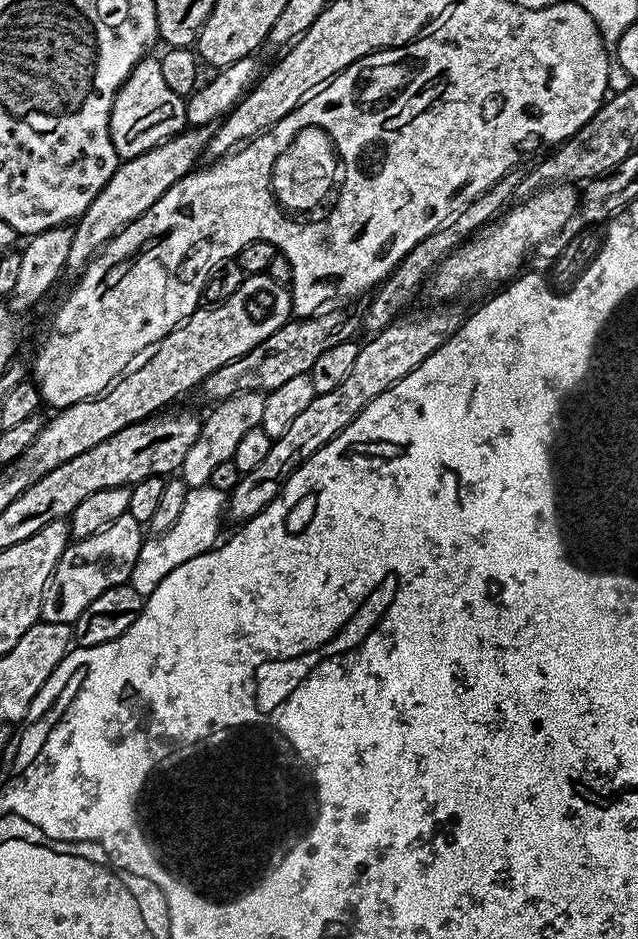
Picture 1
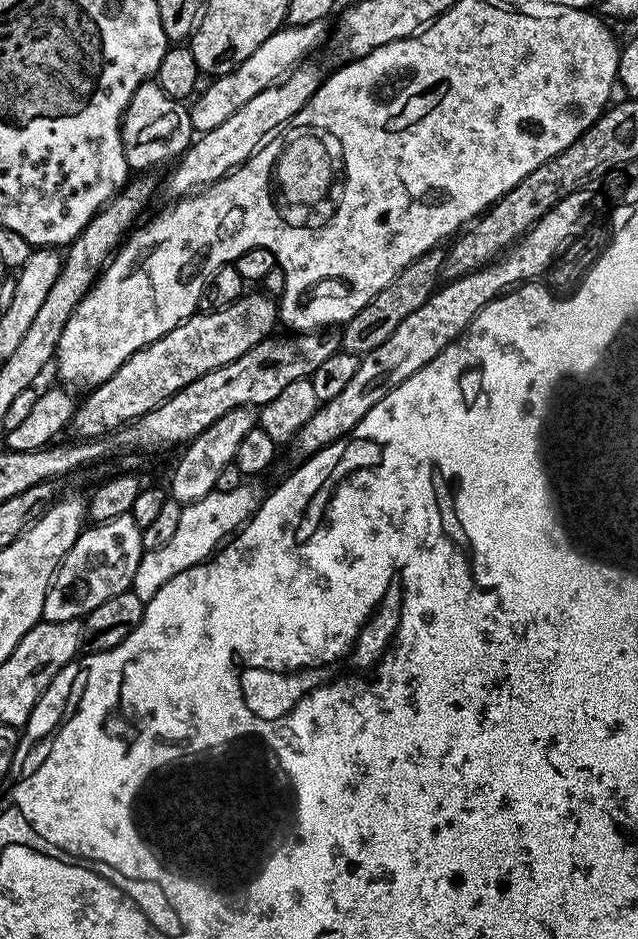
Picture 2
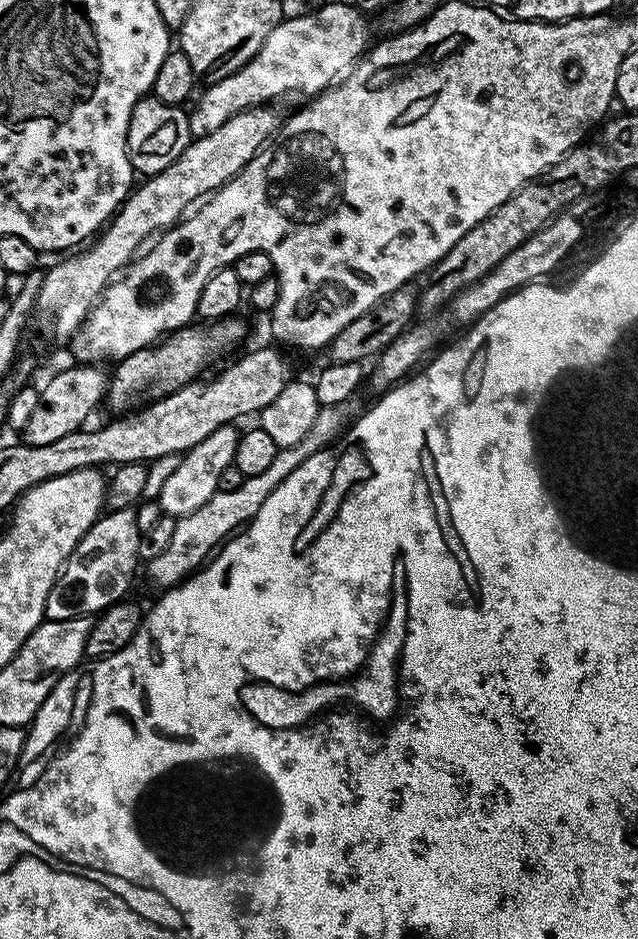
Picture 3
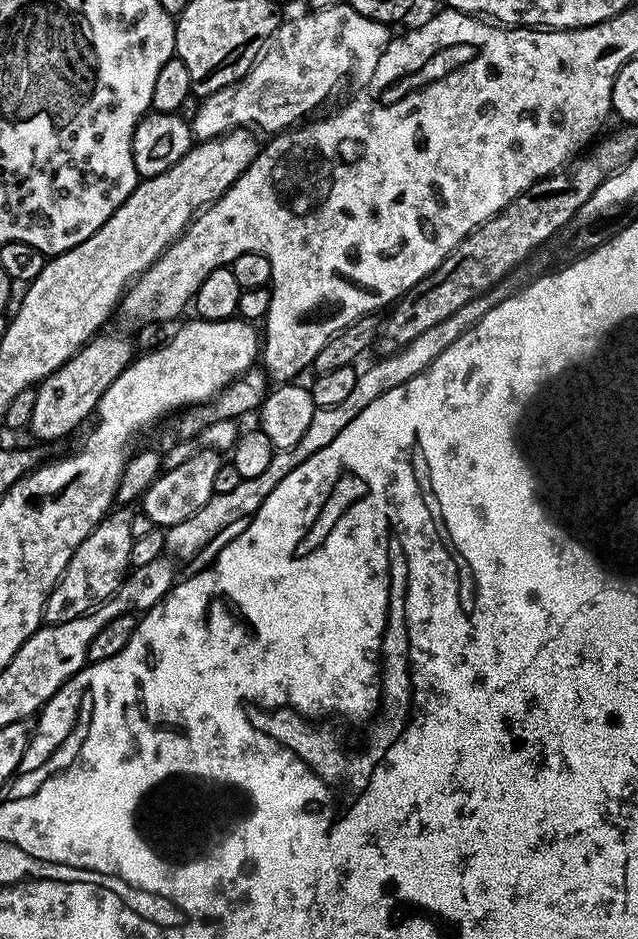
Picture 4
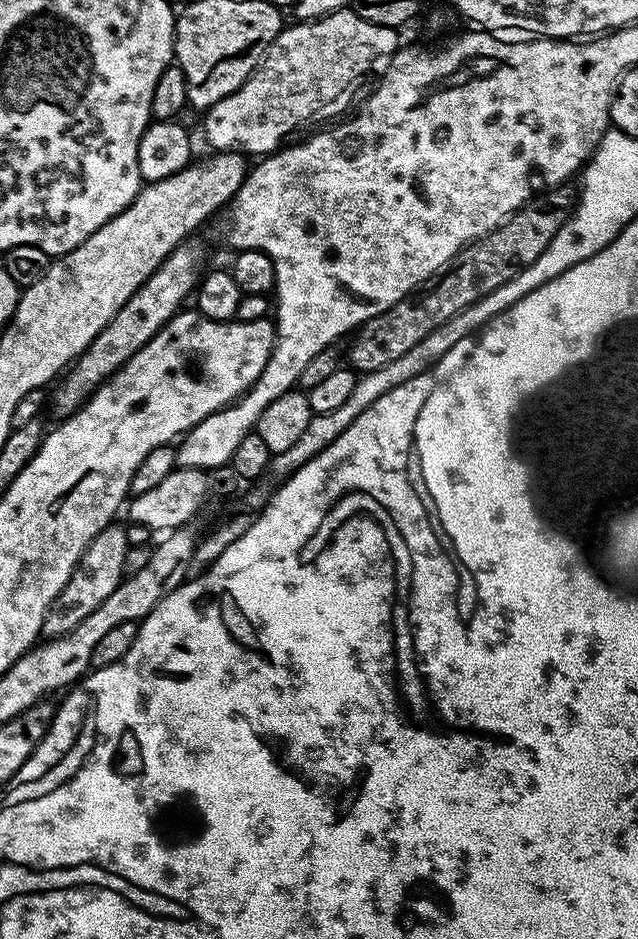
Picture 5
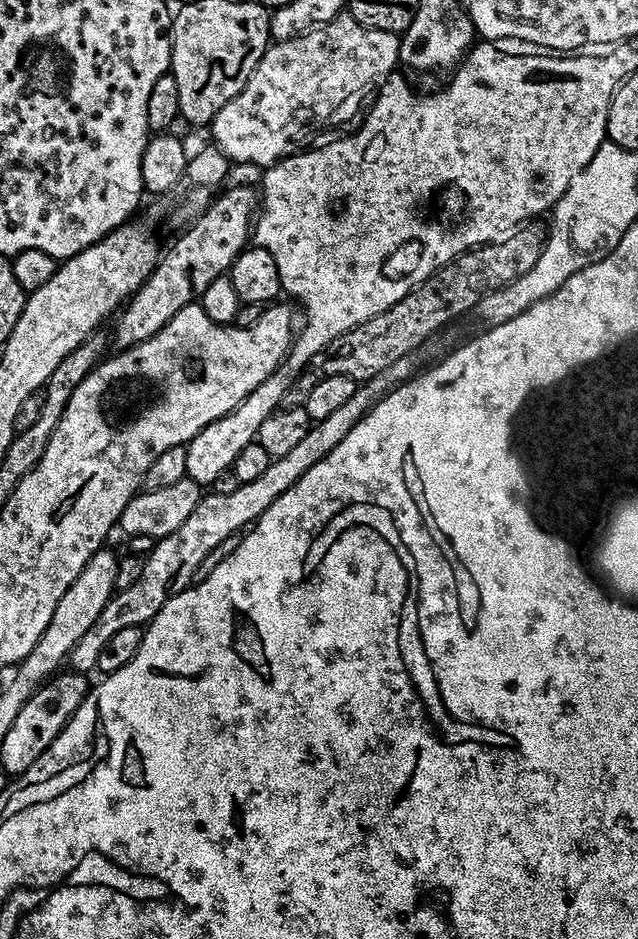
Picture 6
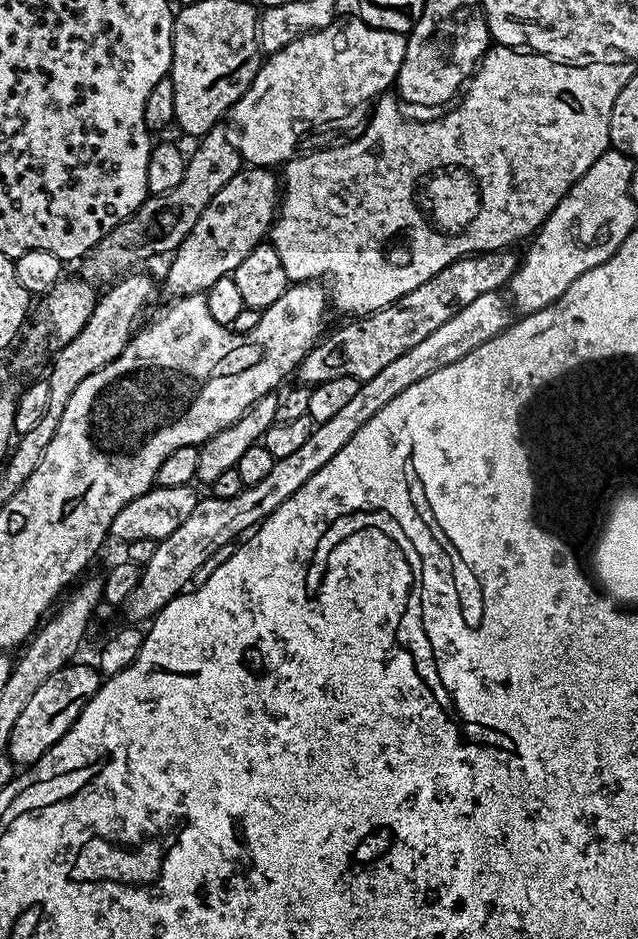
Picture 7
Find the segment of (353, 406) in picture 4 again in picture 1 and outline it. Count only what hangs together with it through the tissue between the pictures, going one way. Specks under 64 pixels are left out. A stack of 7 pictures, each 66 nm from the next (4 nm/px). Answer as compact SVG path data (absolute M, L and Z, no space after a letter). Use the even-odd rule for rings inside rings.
M207 486L189 488L186 494L186 506L182 506L182 514L178 514L178 522L174 522L174 526L170 526L170 530L143 541L131 574L132 588L147 598L156 589L158 582L162 582L162 578L166 578L166 574L170 574L170 570L178 570L178 566L182 566L182 562L190 562L190 558L217 547L216 531L220 528L220 516L222 520L225 512L225 493Z

